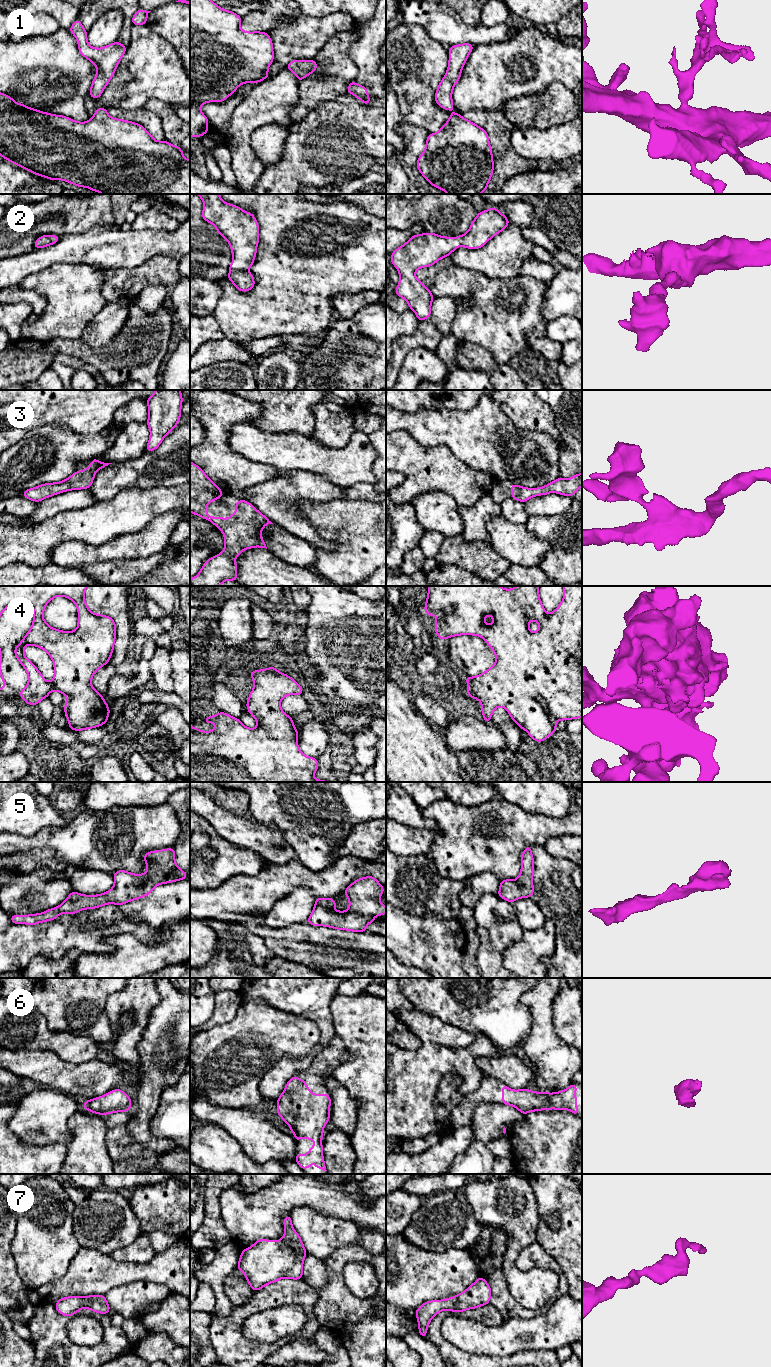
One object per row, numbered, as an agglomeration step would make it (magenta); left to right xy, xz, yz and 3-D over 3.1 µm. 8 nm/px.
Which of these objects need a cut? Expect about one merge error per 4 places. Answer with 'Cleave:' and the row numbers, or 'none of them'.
Cleave: none of them

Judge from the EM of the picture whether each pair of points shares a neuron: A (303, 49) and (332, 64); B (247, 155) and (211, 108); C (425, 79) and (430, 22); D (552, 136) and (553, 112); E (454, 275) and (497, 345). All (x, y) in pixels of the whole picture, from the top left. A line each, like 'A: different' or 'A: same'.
A: different
B: different
C: different
D: different
E: same

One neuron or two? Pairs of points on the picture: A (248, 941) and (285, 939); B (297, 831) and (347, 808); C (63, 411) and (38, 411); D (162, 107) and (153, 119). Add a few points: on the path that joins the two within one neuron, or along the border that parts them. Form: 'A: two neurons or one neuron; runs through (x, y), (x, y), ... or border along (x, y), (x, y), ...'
A: two neurons; border along (243, 927), (257, 934), (275, 956)
B: one neuron; runs through (309, 819), (320, 808), (335, 808)
C: one neuron; runs through (57, 411), (44, 411)
D: two neurons; border along (144, 107), (159, 117), (165, 136)

